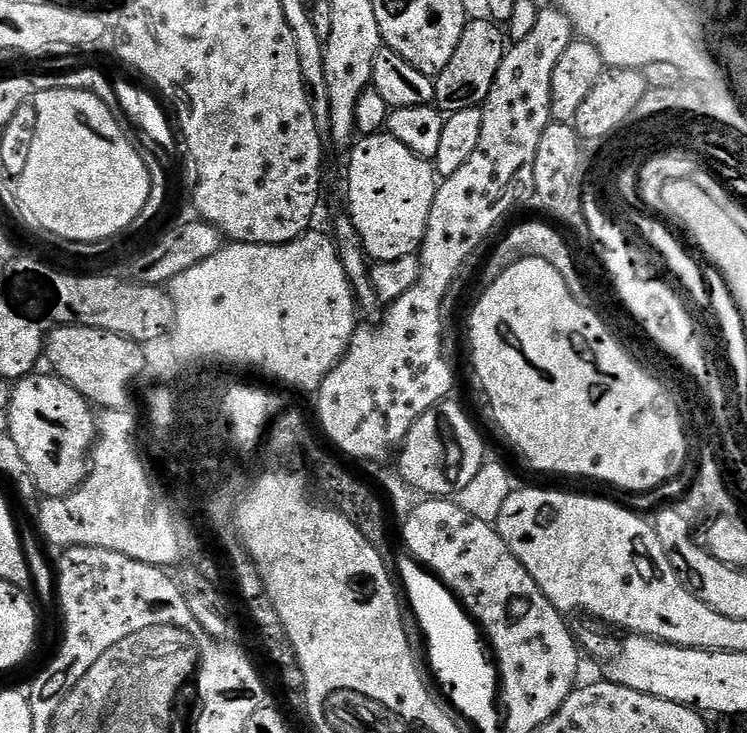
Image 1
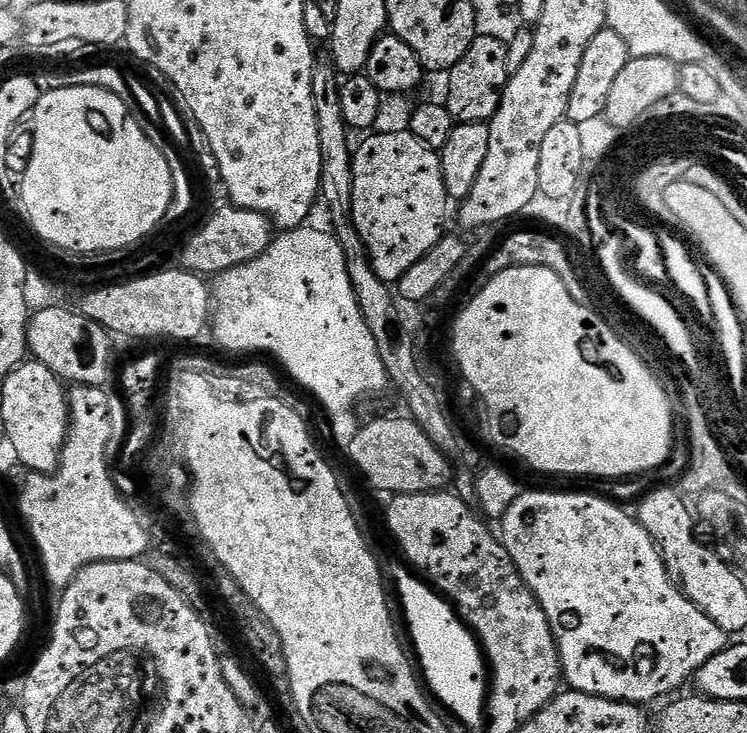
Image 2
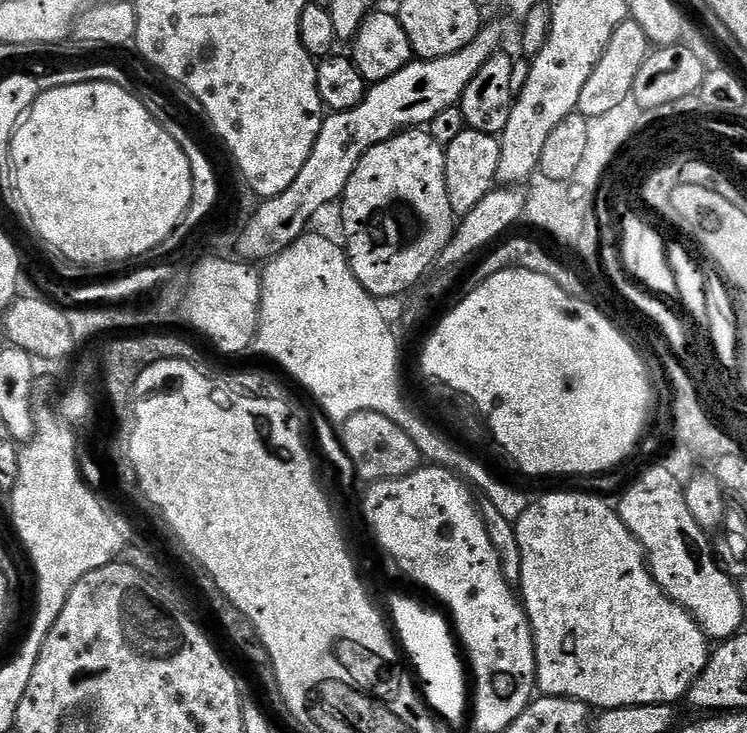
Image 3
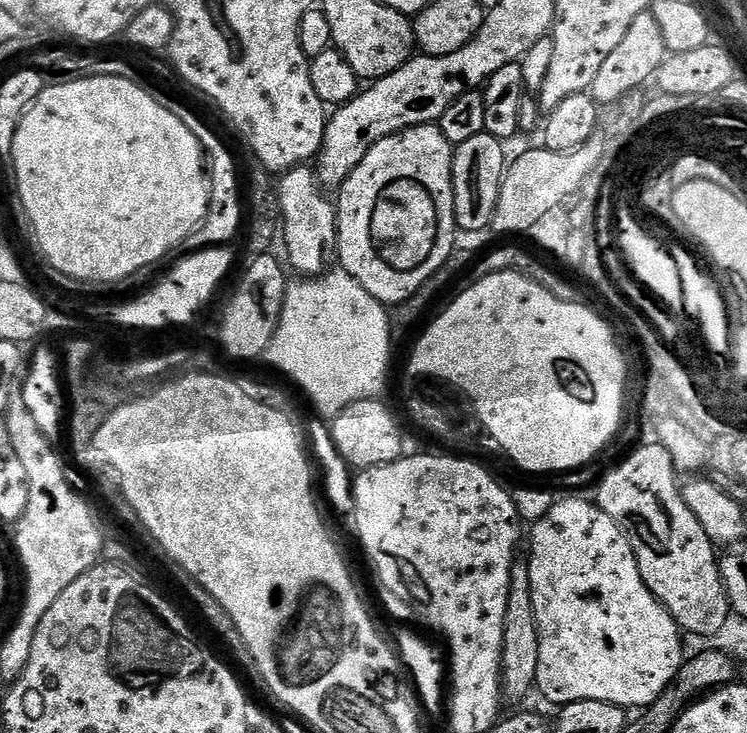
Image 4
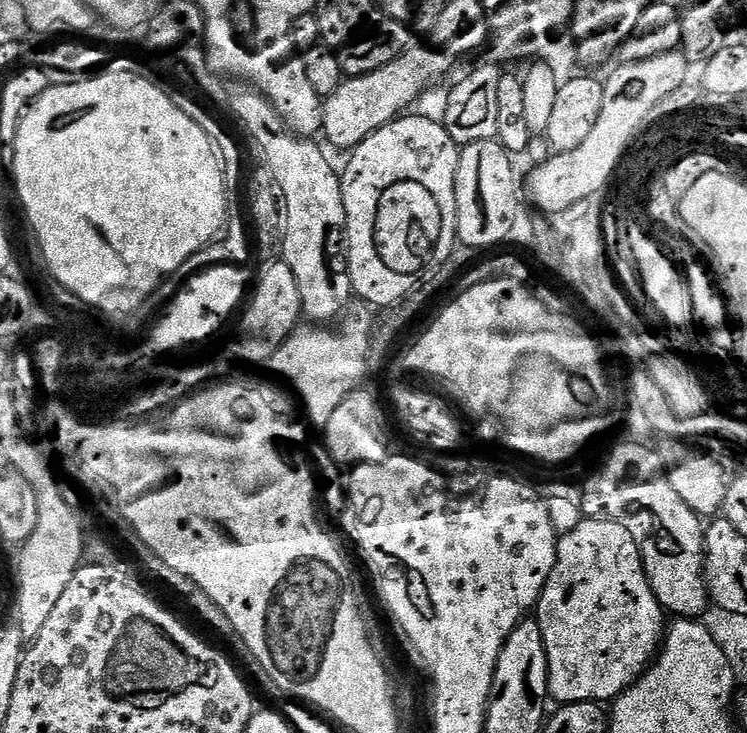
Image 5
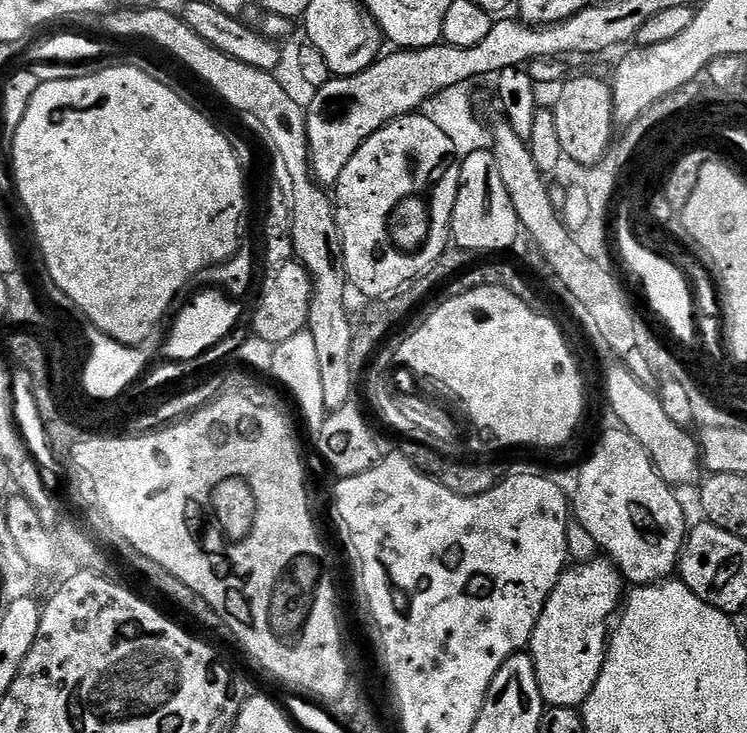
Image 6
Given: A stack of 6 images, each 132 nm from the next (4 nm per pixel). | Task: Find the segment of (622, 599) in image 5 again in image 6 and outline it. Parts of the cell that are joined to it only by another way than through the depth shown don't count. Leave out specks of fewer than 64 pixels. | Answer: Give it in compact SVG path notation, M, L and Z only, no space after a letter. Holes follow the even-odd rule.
M608 558L573 563L560 575L538 618L538 626L534 626L530 645L538 686L548 708L579 709L590 690L594 690L594 682L598 682L598 674L602 674L604 656L608 653L610 625L625 592L626 581Z

